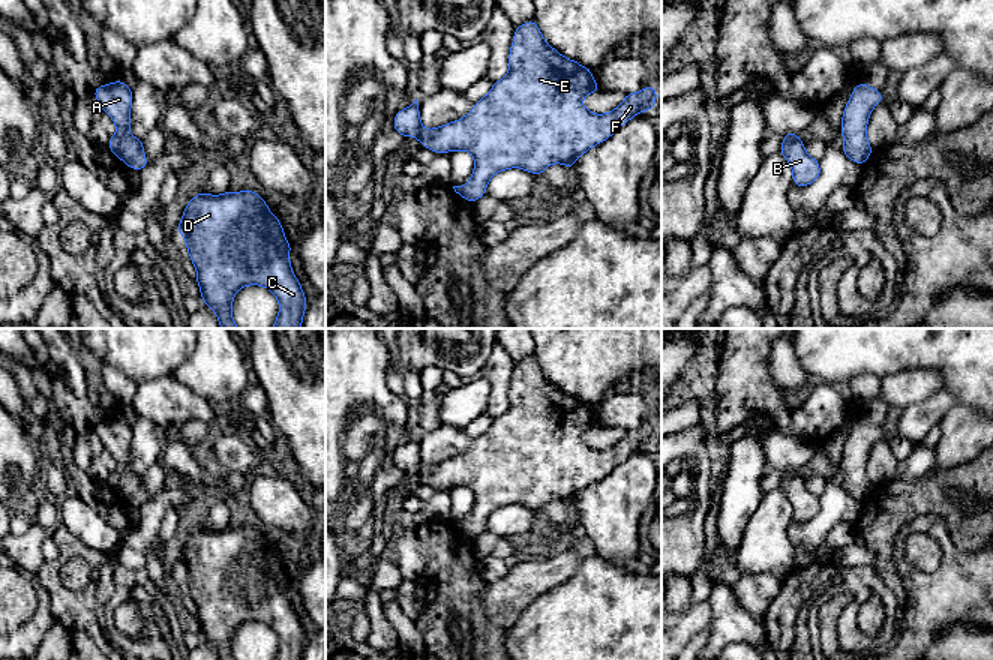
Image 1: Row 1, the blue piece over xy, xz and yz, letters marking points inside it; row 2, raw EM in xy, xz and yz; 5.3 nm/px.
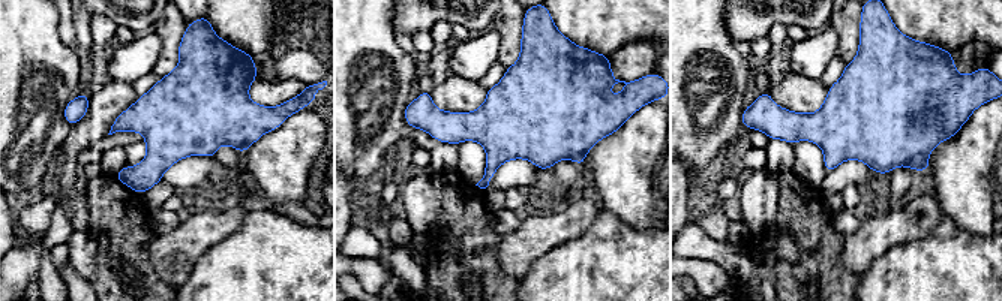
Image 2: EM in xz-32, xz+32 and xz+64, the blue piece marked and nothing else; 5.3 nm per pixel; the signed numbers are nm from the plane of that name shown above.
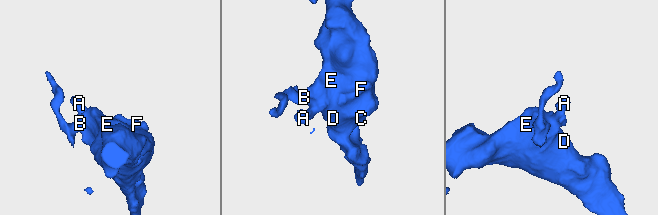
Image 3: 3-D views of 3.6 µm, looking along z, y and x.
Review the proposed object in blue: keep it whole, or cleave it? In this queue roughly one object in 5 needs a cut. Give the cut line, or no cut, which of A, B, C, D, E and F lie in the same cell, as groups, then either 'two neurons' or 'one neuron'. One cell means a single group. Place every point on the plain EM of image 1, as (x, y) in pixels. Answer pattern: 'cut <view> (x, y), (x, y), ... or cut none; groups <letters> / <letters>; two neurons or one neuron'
cut none; groups A B C D E F; one neuron

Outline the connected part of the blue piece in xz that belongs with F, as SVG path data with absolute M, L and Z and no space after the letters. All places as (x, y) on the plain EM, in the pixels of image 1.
M532 354L514 364L508 410L494 418L489 429L478 435L464 454L424 465L416 435L408 444L396 448L393 464L404 474L414 472L424 484L438 490L470 488L474 492L474 508L466 520L453 525L465 537L474 538L486 531L489 516L508 504L520 504L534 512L540 512L552 500L562 500L572 506L579 492L609 476L639 448L652 447L656 442L657 424L650 422L627 429L615 446L596 450L582 441L582 435L600 426L590 404L552 384Z

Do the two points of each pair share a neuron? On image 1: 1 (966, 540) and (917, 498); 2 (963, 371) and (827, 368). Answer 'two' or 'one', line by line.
1: one
2: one

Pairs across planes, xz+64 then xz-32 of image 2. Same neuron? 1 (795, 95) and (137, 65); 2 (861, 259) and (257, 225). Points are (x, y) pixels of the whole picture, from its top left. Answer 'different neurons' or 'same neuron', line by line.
1: different neurons
2: different neurons

